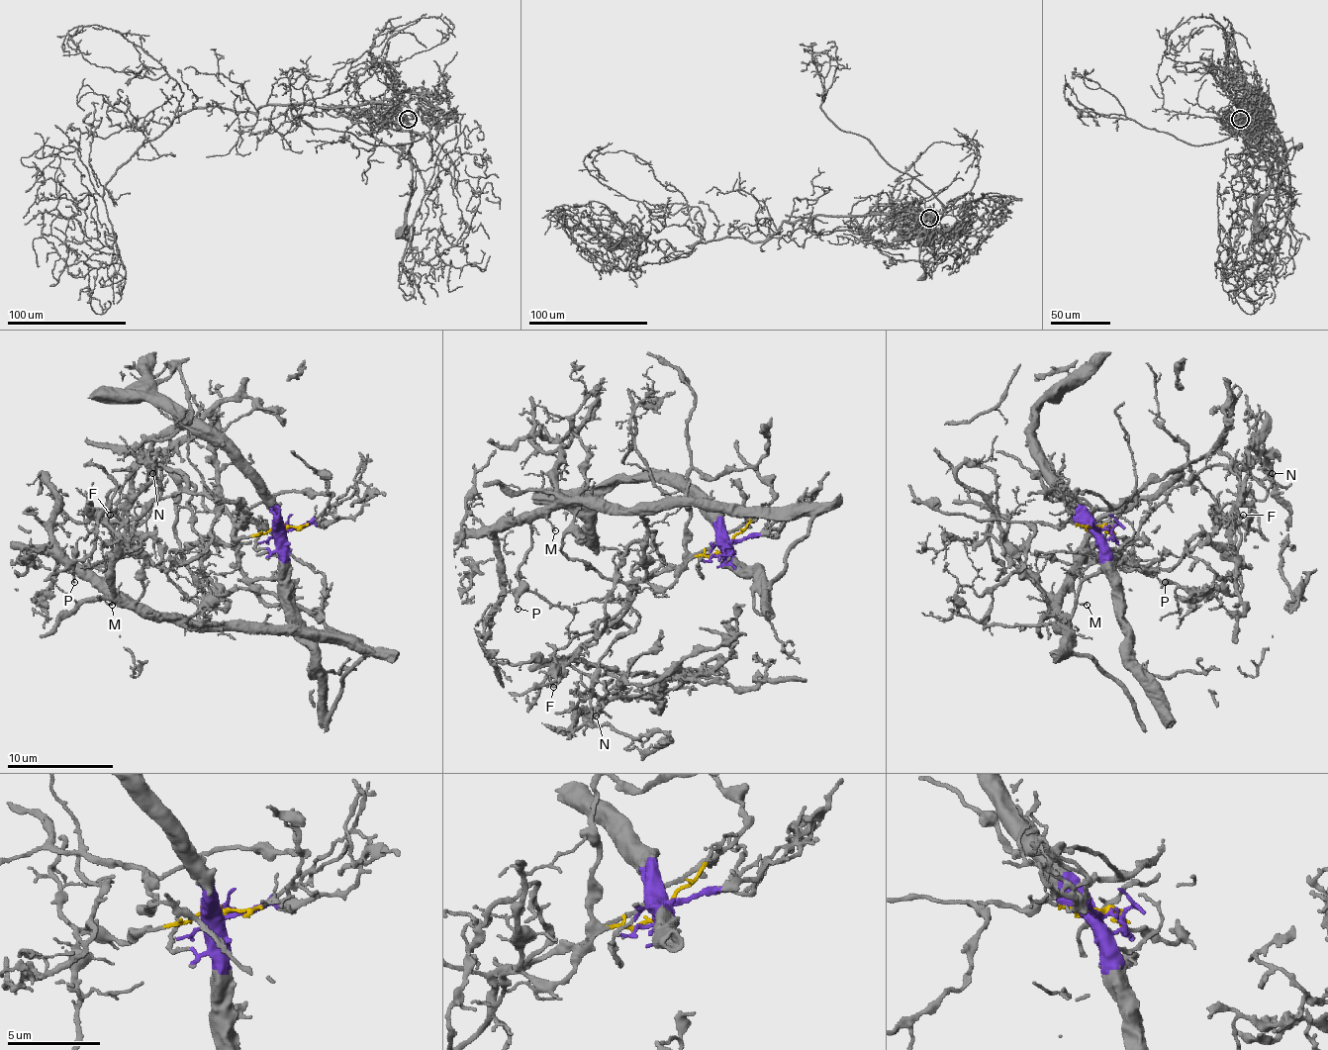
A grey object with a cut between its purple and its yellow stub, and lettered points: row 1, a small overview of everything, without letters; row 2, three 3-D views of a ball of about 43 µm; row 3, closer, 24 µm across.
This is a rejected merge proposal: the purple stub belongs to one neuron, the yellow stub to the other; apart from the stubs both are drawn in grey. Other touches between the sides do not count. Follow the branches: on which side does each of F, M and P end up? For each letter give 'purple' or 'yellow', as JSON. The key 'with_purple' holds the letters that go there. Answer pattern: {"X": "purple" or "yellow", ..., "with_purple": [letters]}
{"F": "purple", "M": "yellow", "P": "yellow", "with_purple": ["F"]}

